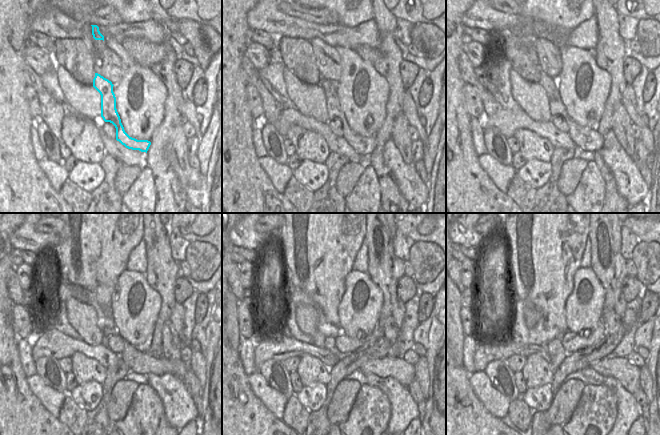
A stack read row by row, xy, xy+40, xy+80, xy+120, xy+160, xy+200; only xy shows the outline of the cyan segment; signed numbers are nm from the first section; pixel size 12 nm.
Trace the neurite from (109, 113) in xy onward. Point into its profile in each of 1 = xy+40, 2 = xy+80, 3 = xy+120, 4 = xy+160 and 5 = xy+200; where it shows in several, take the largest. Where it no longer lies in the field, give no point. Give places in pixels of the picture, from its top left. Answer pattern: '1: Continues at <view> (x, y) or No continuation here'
1: Continues at xy+40 (364, 146)
2: Continues at xy+80 (585, 138)
3: Continues at xy+120 (139, 362)
4: Continues at xy+160 (404, 372)
5: Continues at xy+200 (628, 374)

